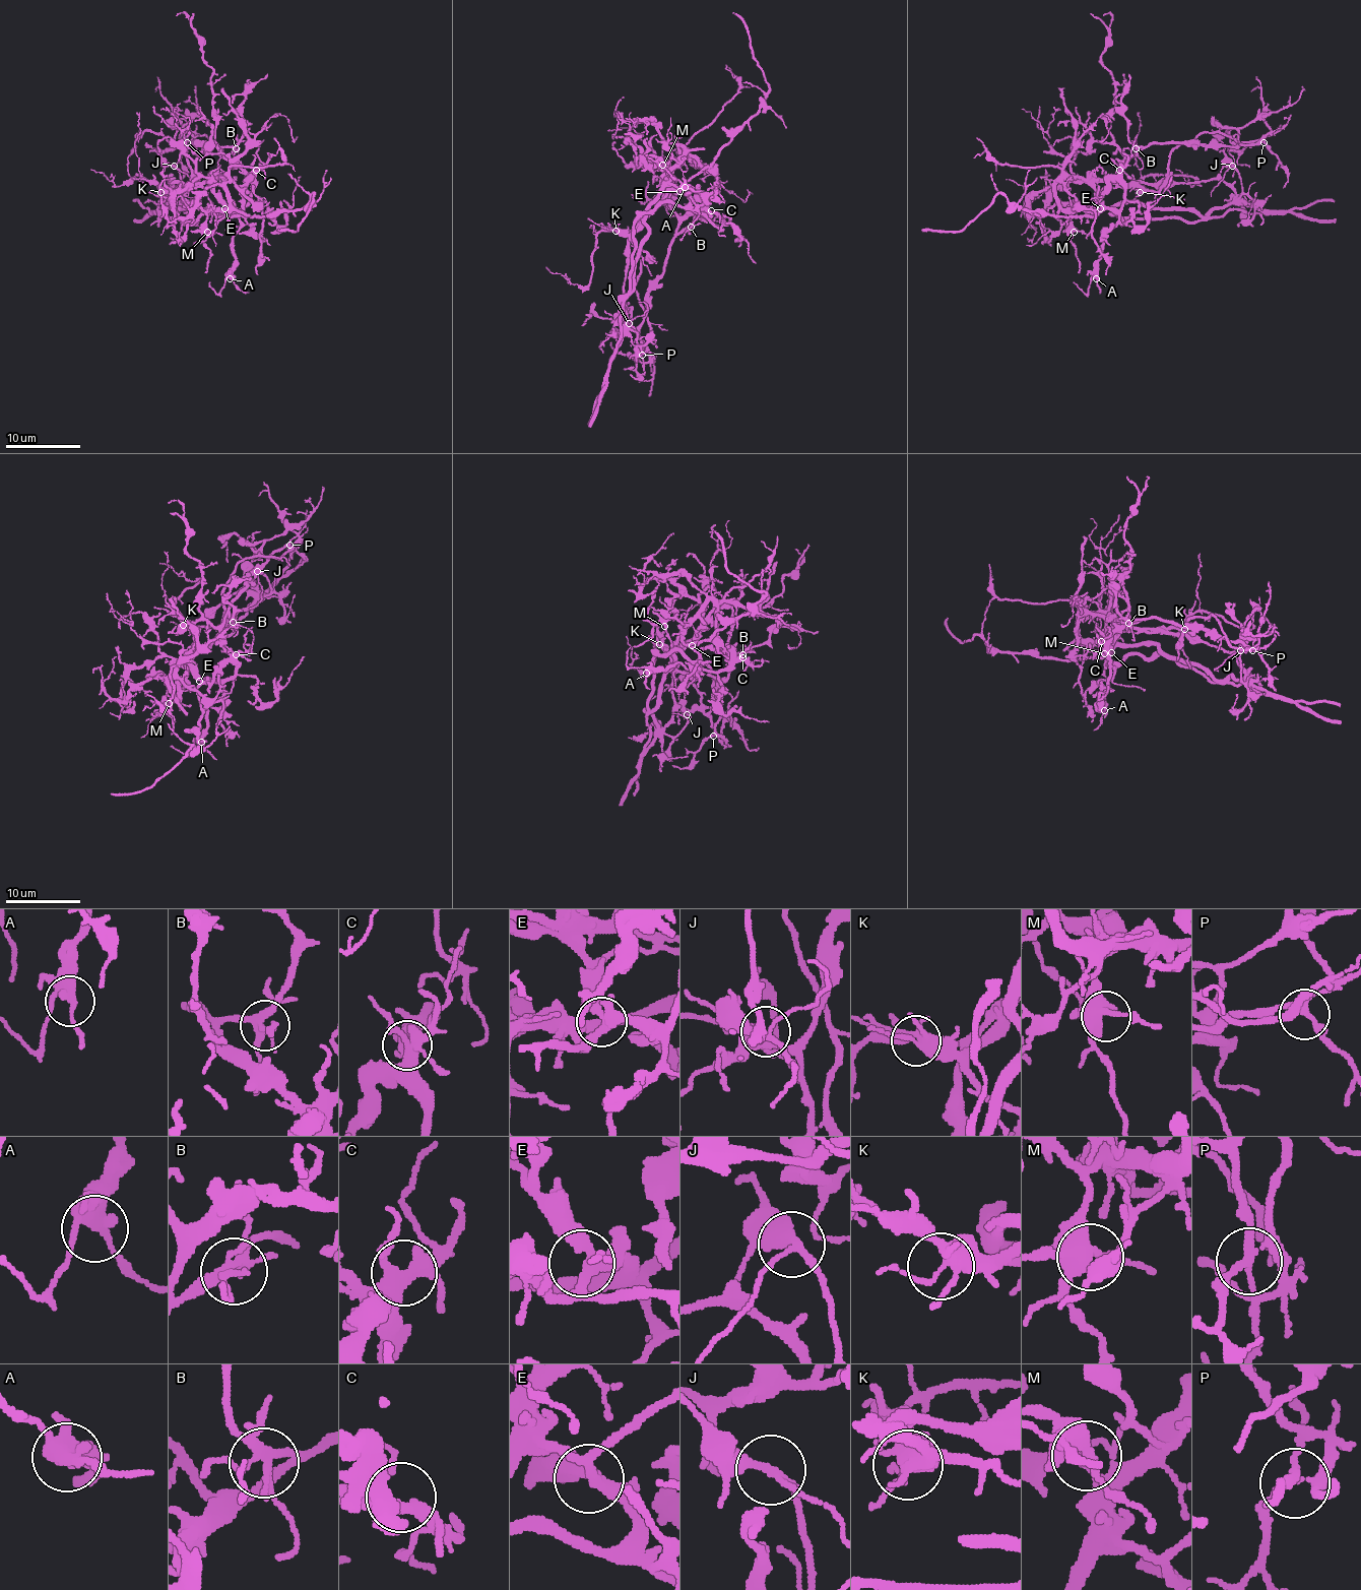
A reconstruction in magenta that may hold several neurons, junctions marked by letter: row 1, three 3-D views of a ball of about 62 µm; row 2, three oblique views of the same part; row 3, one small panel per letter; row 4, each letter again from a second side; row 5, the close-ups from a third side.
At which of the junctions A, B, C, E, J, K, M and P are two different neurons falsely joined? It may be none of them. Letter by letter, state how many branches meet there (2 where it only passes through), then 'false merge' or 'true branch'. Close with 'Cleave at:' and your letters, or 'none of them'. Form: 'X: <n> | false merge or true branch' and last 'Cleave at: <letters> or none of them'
A: 3 | true branch
B: 5 | true branch
C: 4 | true branch
E: 3 | true branch
J: 3 | true branch
K: 5 | true branch
M: 5 | true branch
P: 5 | false merge
Cleave at: P

